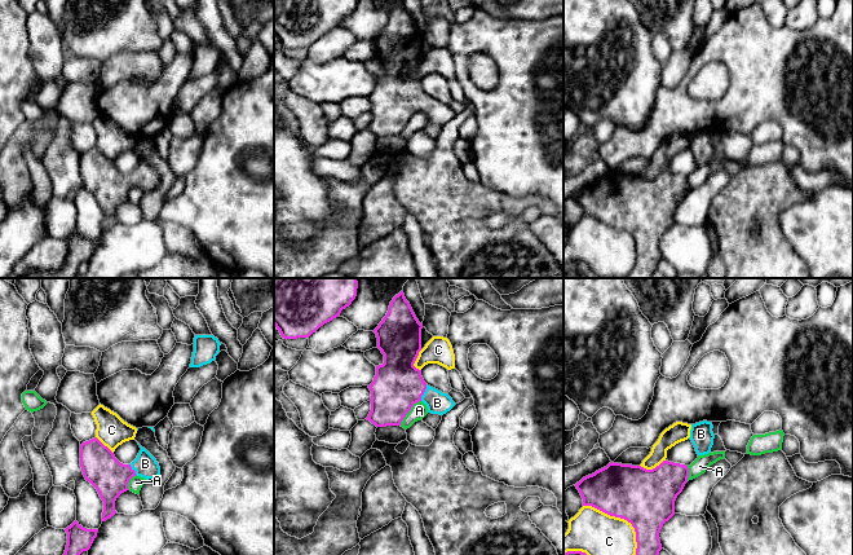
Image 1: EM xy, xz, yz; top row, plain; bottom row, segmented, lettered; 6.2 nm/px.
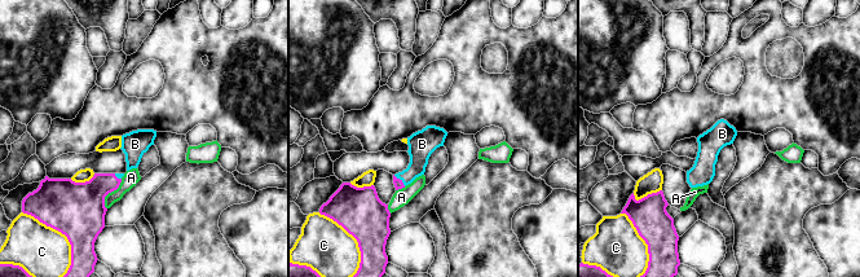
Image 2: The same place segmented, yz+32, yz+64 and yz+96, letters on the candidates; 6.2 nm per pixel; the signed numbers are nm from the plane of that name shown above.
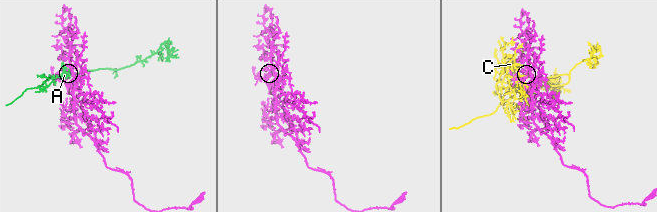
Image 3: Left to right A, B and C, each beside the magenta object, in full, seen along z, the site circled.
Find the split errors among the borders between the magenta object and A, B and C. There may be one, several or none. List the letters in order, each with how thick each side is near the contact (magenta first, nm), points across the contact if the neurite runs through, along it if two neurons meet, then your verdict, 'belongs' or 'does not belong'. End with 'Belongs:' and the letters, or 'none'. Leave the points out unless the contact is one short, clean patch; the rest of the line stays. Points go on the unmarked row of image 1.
A: calibres 300 and 100 nm; does not belong
B: calibres 300 and 140 nm; way xz (398, 95), (423, 102), (437, 113); belongs
C: calibres 360 and 320 nm; does not belong
Belongs: B

